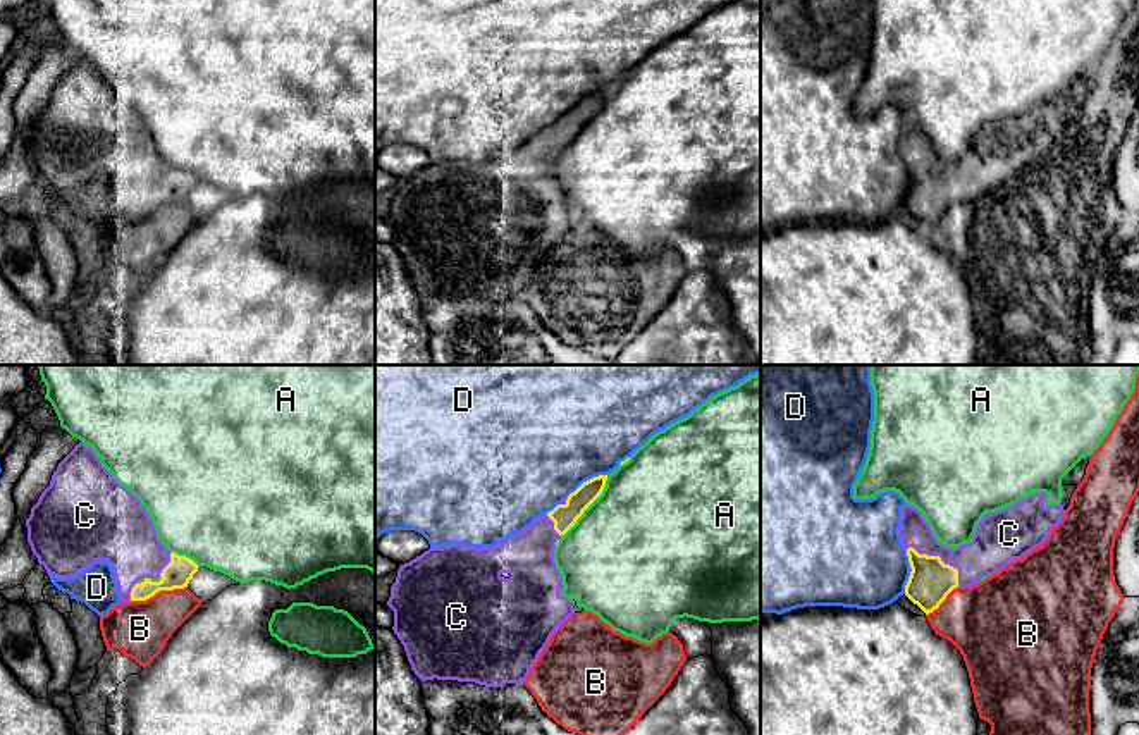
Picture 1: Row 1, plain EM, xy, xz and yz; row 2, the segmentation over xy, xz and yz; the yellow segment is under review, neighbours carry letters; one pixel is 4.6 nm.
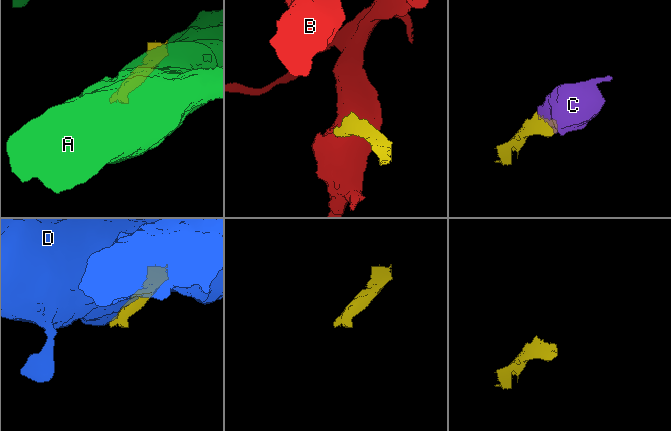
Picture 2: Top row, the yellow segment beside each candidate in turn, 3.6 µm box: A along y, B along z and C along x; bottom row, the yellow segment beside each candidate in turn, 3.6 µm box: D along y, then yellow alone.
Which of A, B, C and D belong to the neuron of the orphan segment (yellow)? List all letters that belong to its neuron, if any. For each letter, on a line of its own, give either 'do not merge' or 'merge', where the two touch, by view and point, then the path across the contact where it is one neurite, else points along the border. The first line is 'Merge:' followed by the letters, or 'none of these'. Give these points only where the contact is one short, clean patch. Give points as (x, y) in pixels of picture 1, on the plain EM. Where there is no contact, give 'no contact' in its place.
Merge: C
A: do not merge | xz (589, 119)
B: do not merge | xy (159, 205) | along xy (186, 200), (160, 203), (145, 214), (131, 216)
C: merge | yz (940, 172)
D: do not merge | yz (911, 186)

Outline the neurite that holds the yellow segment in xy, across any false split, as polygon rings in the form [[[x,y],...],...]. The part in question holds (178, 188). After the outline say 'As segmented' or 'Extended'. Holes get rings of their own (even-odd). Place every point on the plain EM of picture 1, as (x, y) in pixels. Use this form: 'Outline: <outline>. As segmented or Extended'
Outline: [[[84,57],[76,59],[58,77],[50,100],[31,122],[26,141],[33,169],[53,191],[72,193],[95,176],[108,176],[122,217],[146,215],[160,205],[184,203],[200,182],[160,157],[141,115],[114,93]]]. Extended

